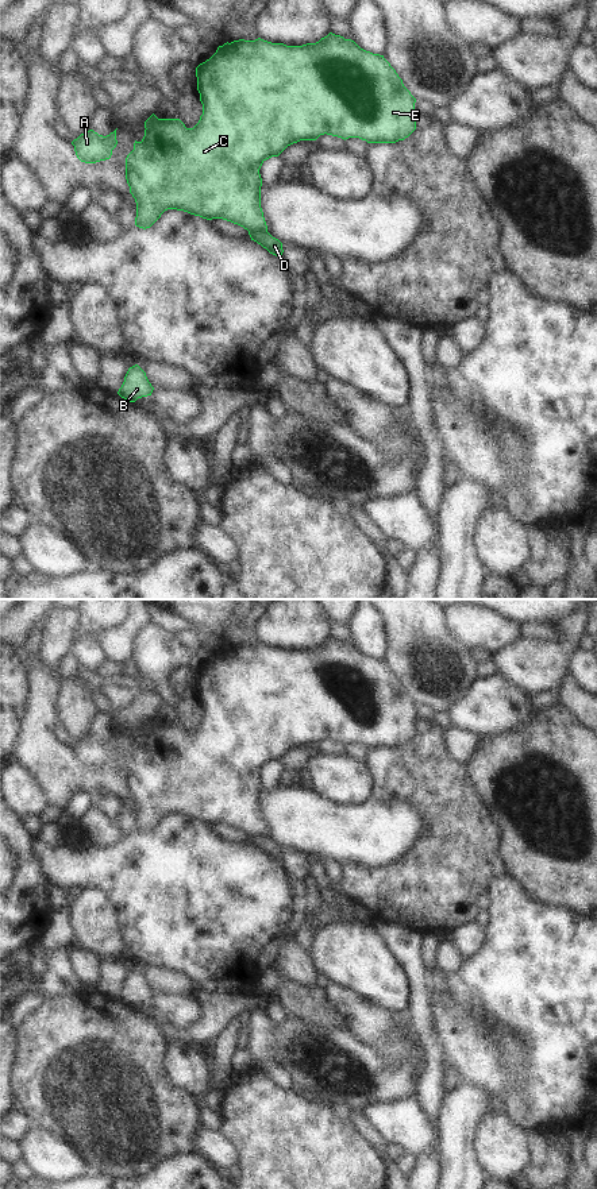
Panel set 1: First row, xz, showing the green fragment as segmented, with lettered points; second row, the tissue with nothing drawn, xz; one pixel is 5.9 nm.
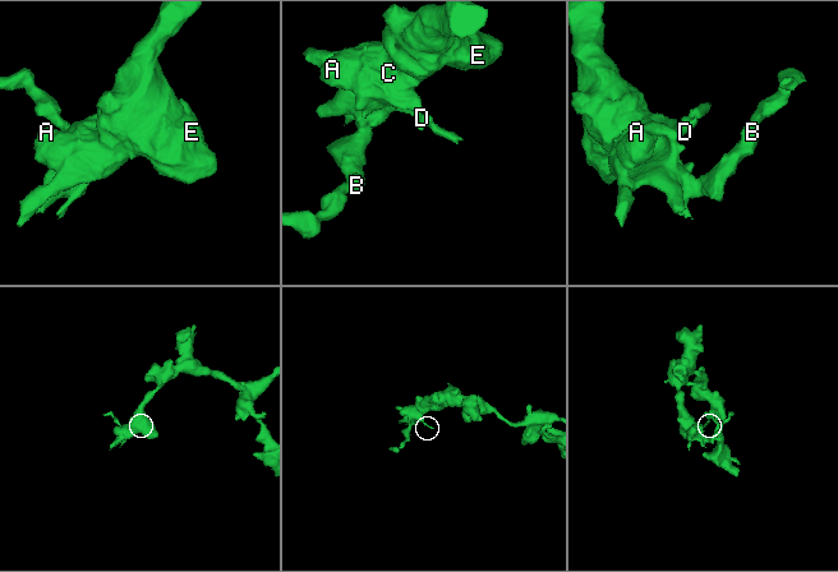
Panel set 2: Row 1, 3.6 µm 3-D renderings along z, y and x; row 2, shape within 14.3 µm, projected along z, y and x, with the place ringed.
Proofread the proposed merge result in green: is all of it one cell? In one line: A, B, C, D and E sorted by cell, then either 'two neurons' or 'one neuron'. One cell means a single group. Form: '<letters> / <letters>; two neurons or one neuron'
A B C E / D; two neurons

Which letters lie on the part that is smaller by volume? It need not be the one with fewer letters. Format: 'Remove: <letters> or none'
Remove: D

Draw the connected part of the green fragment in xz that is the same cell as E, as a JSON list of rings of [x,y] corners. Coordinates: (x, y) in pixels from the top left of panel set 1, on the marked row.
[[[330,32],[316,43],[303,46],[286,46],[284,43],[271,43],[261,38],[255,40],[234,40],[219,46],[216,53],[196,67],[197,90],[203,104],[203,115],[193,128],[186,128],[180,119],[158,119],[154,113],[145,121],[145,136],[140,142],[134,143],[134,150],[126,158],[126,179],[130,193],[136,202],[135,225],[139,228],[150,228],[161,215],[167,209],[184,211],[207,220],[223,219],[243,227],[247,231],[267,231],[267,225],[261,208],[261,186],[262,178],[259,169],[262,163],[278,157],[288,146],[300,140],[316,140],[320,135],[332,135],[342,139],[359,138],[367,143],[396,143],[404,140],[416,130],[417,112],[415,109],[416,99],[404,86],[403,80],[396,70],[384,58],[384,55],[373,54],[361,49],[354,40],[344,39],[340,35]]]

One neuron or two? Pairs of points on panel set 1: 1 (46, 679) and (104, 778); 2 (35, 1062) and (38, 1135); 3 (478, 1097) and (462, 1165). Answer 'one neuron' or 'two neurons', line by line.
1: one neuron
2: two neurons
3: one neuron

